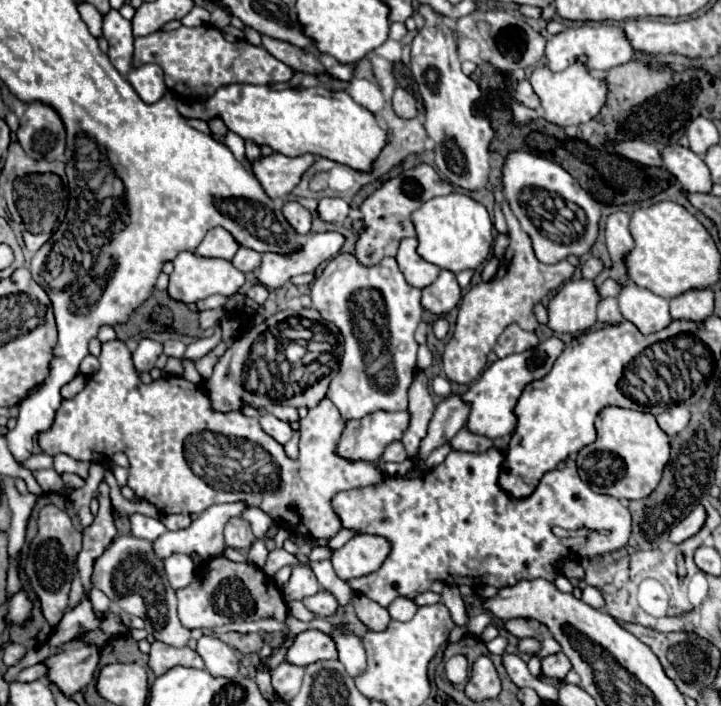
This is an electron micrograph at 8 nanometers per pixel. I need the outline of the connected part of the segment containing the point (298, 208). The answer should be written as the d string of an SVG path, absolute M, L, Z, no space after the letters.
M289 200L283 204L283 214L287 218L287 222L299 232L299 234L307 234L311 230L311 212L307 208L303 208L299 202Z

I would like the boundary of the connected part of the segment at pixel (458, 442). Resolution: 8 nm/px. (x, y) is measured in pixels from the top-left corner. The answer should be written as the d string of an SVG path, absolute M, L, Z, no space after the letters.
M465 428L461 432L457 432L457 436L453 436L453 440L449 444L453 450L459 450L459 452L485 452L493 446L493 442L489 438L471 434Z

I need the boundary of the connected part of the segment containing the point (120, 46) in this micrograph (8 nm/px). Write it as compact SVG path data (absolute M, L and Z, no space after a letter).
M109 10L103 16L103 36L109 42L107 56L113 66L119 70L121 76L127 76L131 70L131 56L133 56L133 32L131 22L125 20L119 10Z

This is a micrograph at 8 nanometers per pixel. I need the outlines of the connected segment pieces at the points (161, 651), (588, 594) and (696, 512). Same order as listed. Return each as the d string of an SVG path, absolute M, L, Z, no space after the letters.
M153 642L151 644L151 652L149 652L149 668L161 676L167 670L171 670L173 666L191 666L191 668L203 668L203 660L201 656L183 646L183 648L175 648L175 646L167 646L161 642Z
M587 586L585 590L583 590L583 600L589 604L589 606L593 606L593 608L603 608L603 596L601 596L601 592L597 590L597 588L593 588L593 586Z
M699 504L697 508L693 508L693 512L691 512L689 516L685 516L685 520L681 520L681 522L669 532L669 540L671 540L673 544L681 544L681 542L687 540L689 536L697 534L703 524L705 524L705 508Z

